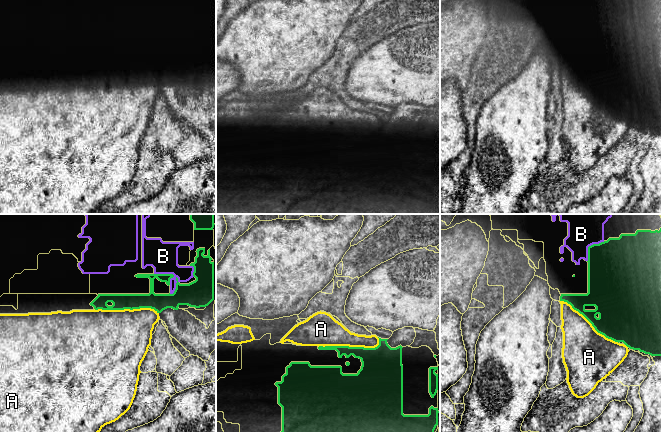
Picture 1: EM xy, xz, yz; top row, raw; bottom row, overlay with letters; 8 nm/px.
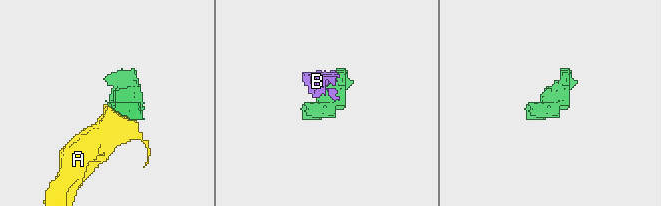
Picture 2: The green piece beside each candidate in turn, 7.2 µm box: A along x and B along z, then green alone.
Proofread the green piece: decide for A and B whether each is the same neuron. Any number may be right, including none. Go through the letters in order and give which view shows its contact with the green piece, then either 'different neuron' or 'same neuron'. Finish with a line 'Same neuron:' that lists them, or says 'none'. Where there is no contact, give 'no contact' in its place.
A: xz | same neuron
B: xy | same neuron
Same neuron: A, B

